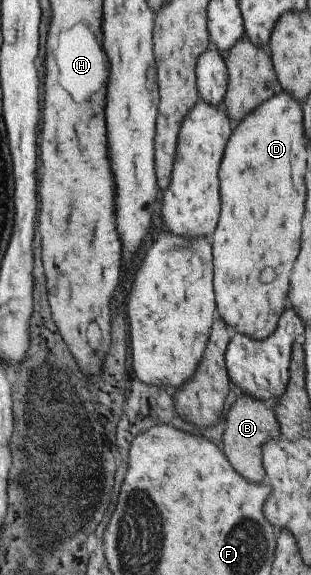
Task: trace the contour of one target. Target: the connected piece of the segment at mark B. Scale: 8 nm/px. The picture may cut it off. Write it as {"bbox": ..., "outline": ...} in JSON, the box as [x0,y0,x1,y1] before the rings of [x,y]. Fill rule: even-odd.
{"bbox":[222,393,280,483],"outline":[[[237,393],[235,402],[228,410],[224,433],[222,433],[222,445],[224,455],[232,469],[244,477],[250,483],[260,483],[264,477],[261,461],[261,445],[271,443],[280,435],[279,425],[270,405],[253,397]]]}

